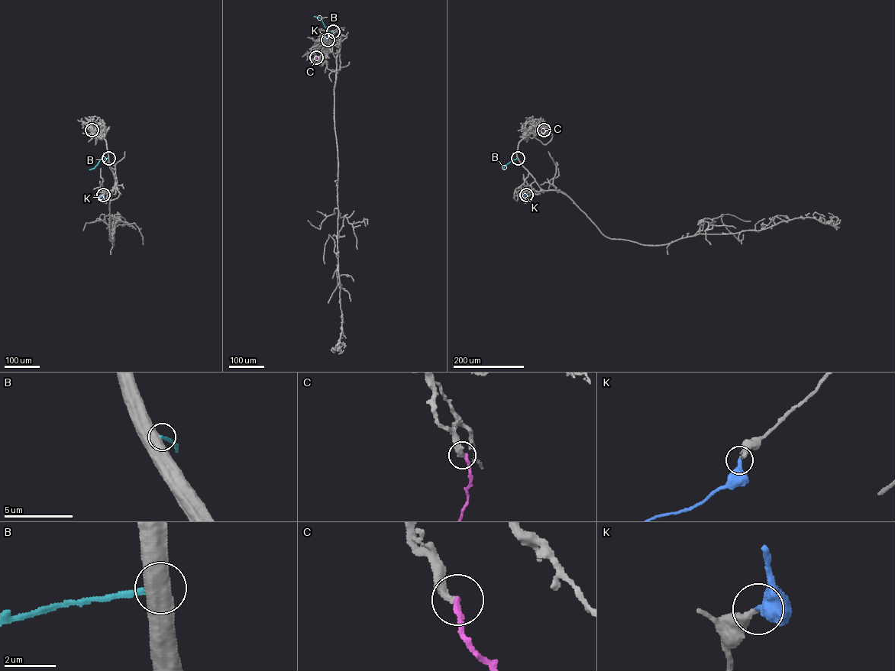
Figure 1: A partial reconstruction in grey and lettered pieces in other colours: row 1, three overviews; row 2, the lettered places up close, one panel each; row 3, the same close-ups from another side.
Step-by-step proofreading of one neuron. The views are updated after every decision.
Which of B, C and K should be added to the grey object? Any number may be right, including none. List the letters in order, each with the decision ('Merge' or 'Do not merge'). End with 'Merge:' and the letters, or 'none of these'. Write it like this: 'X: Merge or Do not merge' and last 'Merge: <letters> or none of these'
B: Do not merge
C: Do not merge
K: Merge
Merge: K

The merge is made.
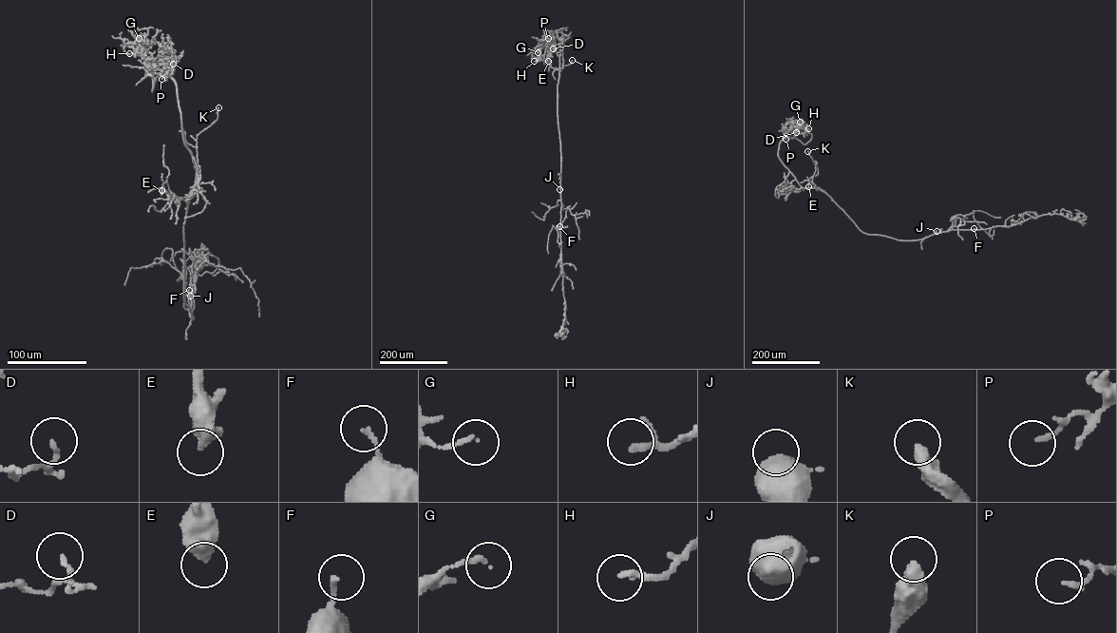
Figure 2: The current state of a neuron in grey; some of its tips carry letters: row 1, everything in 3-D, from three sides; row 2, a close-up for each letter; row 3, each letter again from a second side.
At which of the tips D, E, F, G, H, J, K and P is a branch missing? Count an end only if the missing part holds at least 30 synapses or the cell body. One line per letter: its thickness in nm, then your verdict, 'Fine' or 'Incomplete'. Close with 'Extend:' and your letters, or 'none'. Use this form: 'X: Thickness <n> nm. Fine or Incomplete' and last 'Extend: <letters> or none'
D: Thickness 100 nm. Fine
E: Thickness 550 nm. Fine
F: Thickness 130 nm. Fine
G: Thickness 130 nm. Fine
H: Thickness 160 nm. Fine
J: Thickness 650 nm. Fine
K: Thickness 440 nm. Fine
P: Thickness 150 nm. Fine
Extend: none

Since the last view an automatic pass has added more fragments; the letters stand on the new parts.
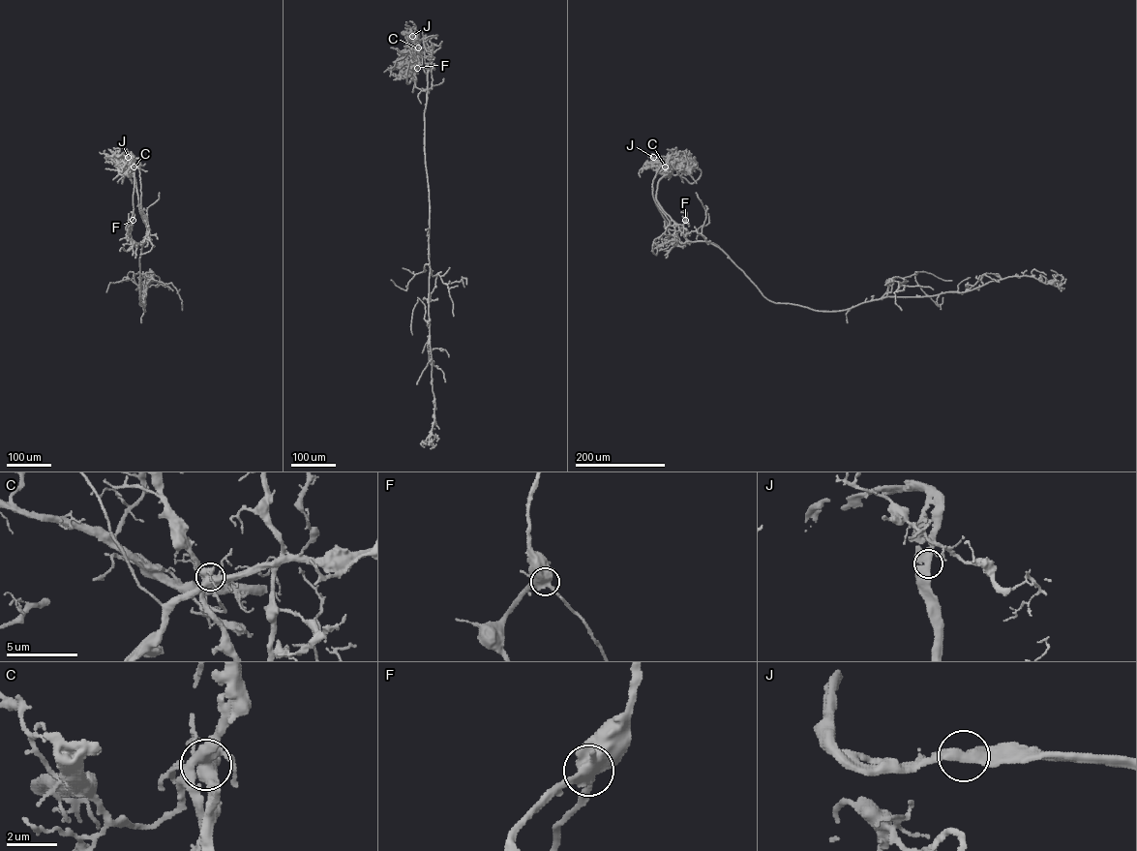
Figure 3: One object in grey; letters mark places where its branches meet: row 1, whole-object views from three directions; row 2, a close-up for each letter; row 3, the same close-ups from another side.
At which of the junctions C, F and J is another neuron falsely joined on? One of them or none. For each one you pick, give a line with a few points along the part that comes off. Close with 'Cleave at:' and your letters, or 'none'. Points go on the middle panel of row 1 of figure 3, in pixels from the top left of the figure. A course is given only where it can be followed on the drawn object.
C: Course of the part to remove: (418, 47), (417, 55), (421, 55), (425, 49), (426, 35), (433, 52), (431, 65), (426, 70), (429, 66)
Cleave at: C

